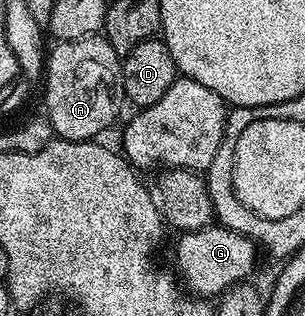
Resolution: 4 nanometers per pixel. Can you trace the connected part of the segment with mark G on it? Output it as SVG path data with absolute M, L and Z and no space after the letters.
M210 226L194 232L182 232L176 238L177 245L173 248L173 260L177 263L175 272L190 293L201 298L217 298L232 284L240 284L252 277L249 275L257 264L259 249L243 234L230 228Z

